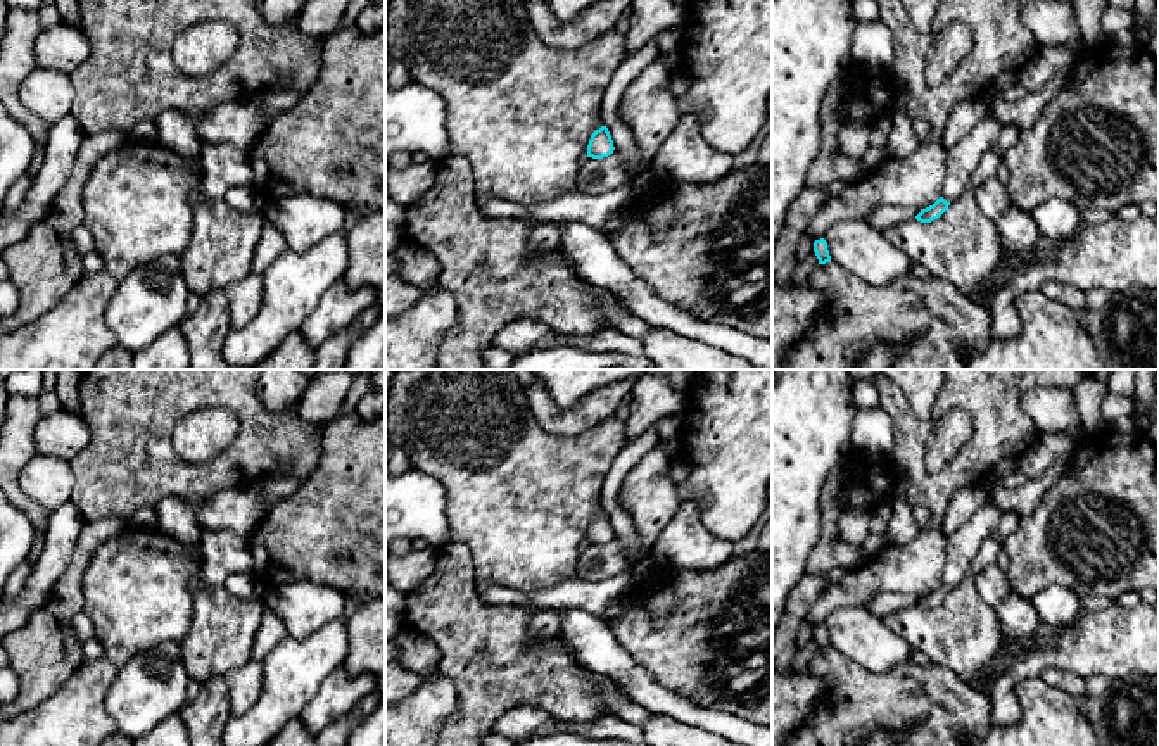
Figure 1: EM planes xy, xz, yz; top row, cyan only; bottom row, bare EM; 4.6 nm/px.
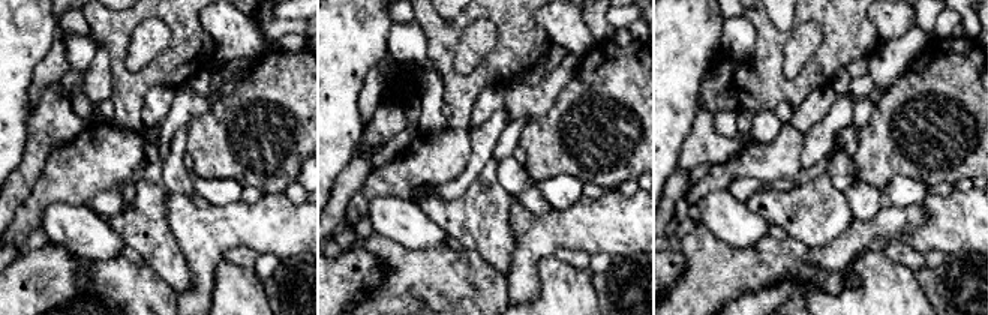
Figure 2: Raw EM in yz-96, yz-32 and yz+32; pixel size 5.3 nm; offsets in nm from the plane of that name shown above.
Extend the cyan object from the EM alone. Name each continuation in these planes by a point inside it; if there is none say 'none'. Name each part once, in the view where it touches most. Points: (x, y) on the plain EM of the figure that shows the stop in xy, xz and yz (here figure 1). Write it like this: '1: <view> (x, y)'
1: yz (962, 546)

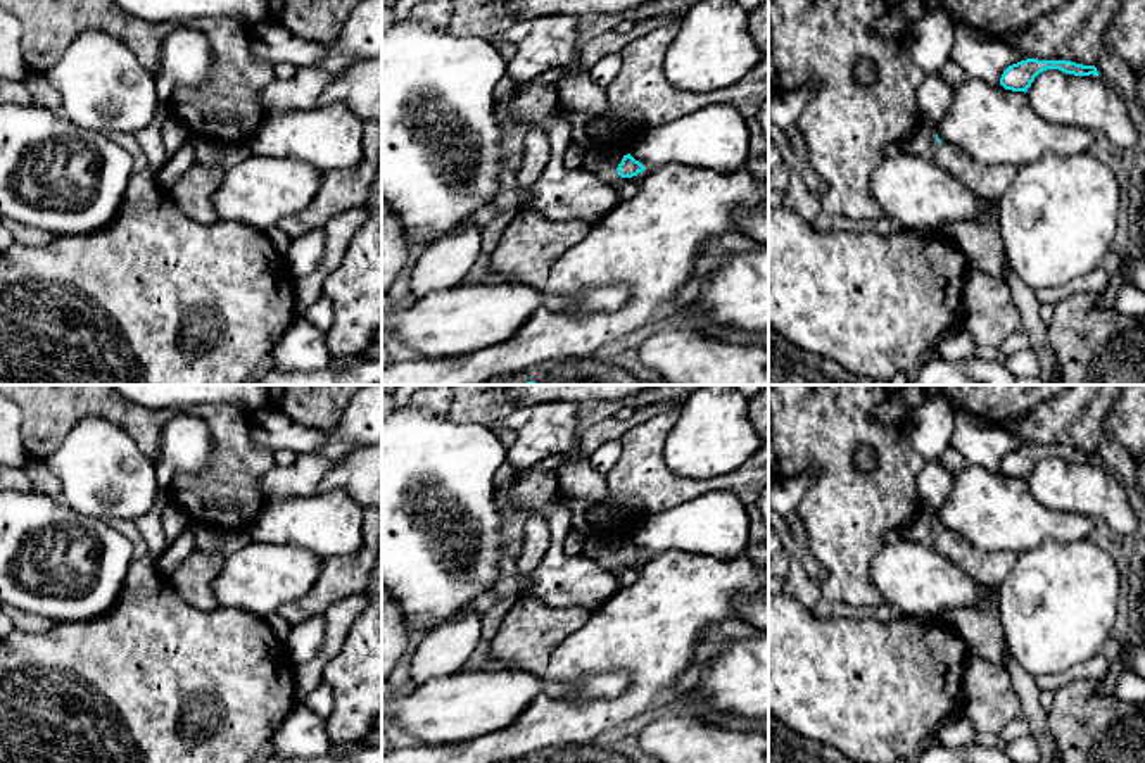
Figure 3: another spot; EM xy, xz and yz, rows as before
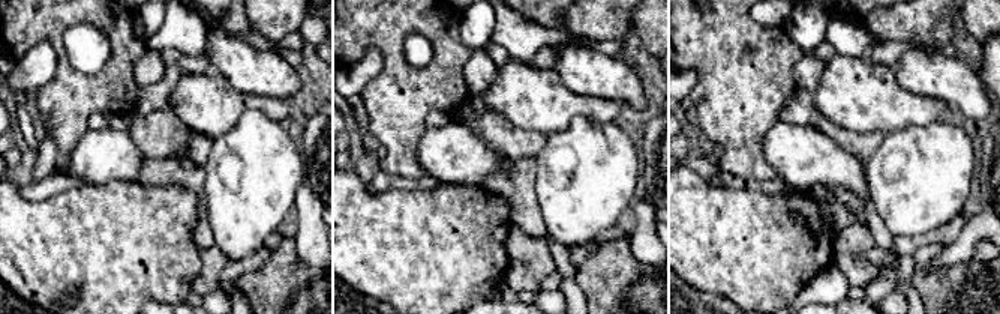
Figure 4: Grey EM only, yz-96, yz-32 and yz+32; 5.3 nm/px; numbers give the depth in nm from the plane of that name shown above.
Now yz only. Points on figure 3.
none

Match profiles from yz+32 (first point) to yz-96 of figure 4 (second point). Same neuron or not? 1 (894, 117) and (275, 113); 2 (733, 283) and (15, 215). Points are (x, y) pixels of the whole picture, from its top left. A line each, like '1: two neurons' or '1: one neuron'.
1: one neuron
2: one neuron

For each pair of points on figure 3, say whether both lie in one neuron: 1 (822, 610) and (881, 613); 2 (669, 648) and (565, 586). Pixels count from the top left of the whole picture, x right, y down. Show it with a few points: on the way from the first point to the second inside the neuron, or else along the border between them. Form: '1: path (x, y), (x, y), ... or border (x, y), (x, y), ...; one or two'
1: path (836, 610), (867, 611); one
2: border (620, 587), (593, 613); two

